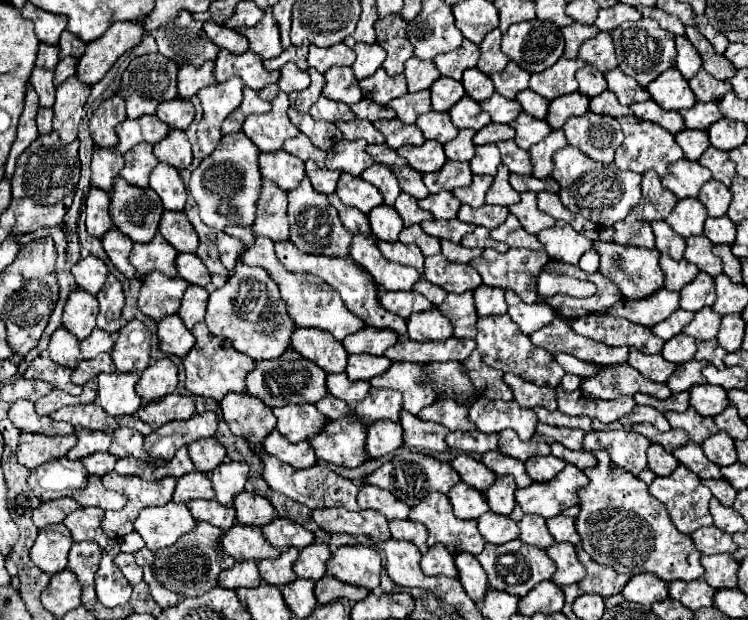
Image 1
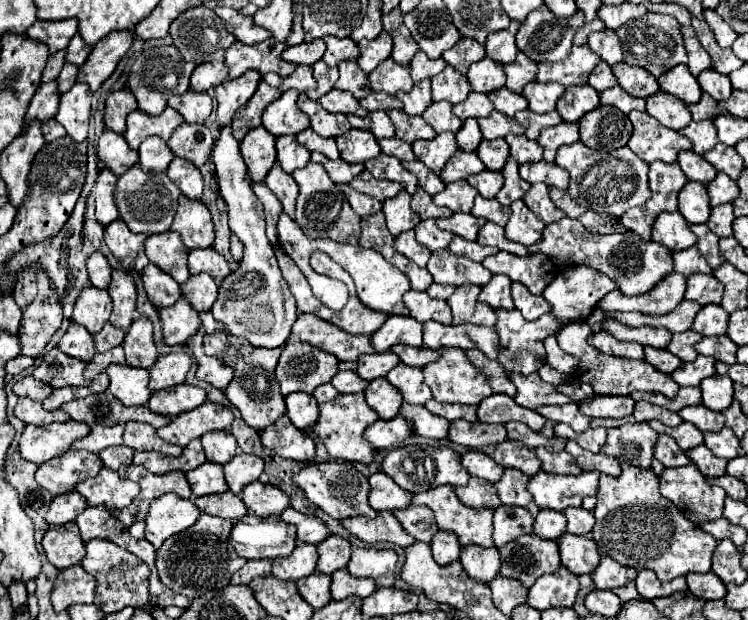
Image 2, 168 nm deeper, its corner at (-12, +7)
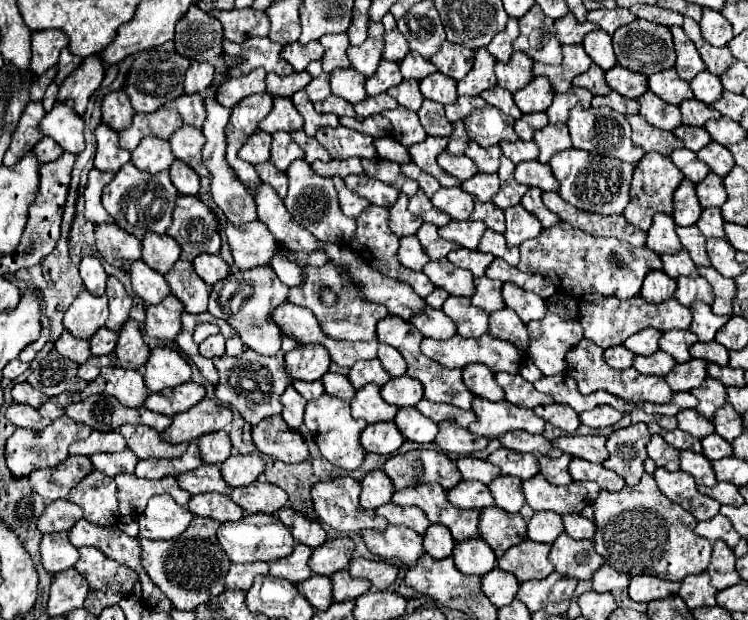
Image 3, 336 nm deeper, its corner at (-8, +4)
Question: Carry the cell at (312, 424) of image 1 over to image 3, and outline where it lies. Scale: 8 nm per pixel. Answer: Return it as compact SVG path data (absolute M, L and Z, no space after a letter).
M292 384L284 390L284 394L280 396L280 402L284 406L282 410L282 418L284 422L292 428L298 430L298 426L302 424L302 416L304 416L304 408L306 408L306 400L292 388Z

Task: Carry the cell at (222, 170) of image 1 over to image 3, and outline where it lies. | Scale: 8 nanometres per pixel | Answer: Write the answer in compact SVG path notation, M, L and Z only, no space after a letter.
M258 130L258 132L254 132L254 134L248 138L248 142L240 148L238 156L240 156L244 162L248 162L248 164L266 162L266 160L270 160L270 142L272 142L270 134Z

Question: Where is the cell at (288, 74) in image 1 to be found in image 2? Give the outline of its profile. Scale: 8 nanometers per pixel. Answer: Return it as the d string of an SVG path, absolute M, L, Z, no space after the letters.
M298 65L296 71L288 77L280 77L276 73L268 73L264 75L264 81L270 85L270 87L276 87L280 91L288 91L288 89L296 89L296 91L308 91L308 89L314 89L316 87L316 81L312 77L312 69L306 67L306 65Z

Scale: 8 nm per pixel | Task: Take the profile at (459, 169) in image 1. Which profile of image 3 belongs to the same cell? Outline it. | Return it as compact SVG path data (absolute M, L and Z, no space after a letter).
M442 152L442 154L438 156L438 166L440 166L444 172L448 172L450 176L458 178L460 182L472 178L472 176L478 172L476 164L474 164L468 156L464 156L464 154L462 154L462 156L452 156L452 154L448 154L448 152Z

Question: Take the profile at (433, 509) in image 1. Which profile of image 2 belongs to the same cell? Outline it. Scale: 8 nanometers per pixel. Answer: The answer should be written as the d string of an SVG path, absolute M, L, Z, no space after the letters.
M440 485L440 487L434 487L430 491L412 495L412 505L430 507L434 511L434 515L436 515L438 527L454 531L458 535L458 541L460 541L462 547L472 545L472 543L482 545L482 547L492 547L494 545L494 541L492 541L492 509L466 507L464 503L458 501L458 497L454 493L454 487L450 487L450 485Z

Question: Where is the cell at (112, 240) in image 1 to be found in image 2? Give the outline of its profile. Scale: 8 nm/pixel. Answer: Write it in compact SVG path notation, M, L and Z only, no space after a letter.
M122 219L112 221L104 231L104 241L126 271L140 273L150 261L144 253L146 235L136 235Z

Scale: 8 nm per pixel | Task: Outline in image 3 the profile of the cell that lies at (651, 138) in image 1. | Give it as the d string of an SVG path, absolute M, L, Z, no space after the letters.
M636 114L636 116L626 116L626 118L632 126L632 142L636 144L636 148L642 148L644 154L658 152L662 156L670 156L674 148L682 148L682 142L672 132L650 126L644 120L644 116Z

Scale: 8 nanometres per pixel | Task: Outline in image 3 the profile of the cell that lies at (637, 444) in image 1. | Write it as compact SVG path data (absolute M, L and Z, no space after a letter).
M644 422L614 430L606 440L606 448L610 456L604 460L602 466L622 476L626 484L630 486L638 484L644 474L644 460L648 458L646 454L648 440L650 440L650 432Z

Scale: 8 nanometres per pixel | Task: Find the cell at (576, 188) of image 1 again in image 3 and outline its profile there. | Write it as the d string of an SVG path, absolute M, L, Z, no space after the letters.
M568 148L568 150L554 154L550 160L550 166L552 166L554 176L560 182L558 194L568 204L572 204L580 210L586 210L586 212L602 214L602 216L622 214L624 208L628 206L628 200L630 200L628 184L632 182L634 164L628 164L624 160L610 158L610 156L596 156L596 154L588 154L584 150Z

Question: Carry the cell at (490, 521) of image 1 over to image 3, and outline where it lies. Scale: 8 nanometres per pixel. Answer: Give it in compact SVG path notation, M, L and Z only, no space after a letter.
M498 506L484 508L480 514L480 538L500 558L510 546L526 540L526 520L520 514L504 512Z

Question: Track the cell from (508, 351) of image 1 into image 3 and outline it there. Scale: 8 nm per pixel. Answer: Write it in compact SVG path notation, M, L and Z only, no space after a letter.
M512 308L490 314L490 334L498 336L500 340L508 340L510 344L516 344L516 348L520 348L522 360L528 358L528 330L526 324L516 316L516 312L512 312Z

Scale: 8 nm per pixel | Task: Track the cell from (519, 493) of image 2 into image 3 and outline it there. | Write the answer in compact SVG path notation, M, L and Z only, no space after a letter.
M498 476L490 486L490 492L496 500L496 506L502 510L516 514L524 506L524 494L522 494L522 480L514 476Z

